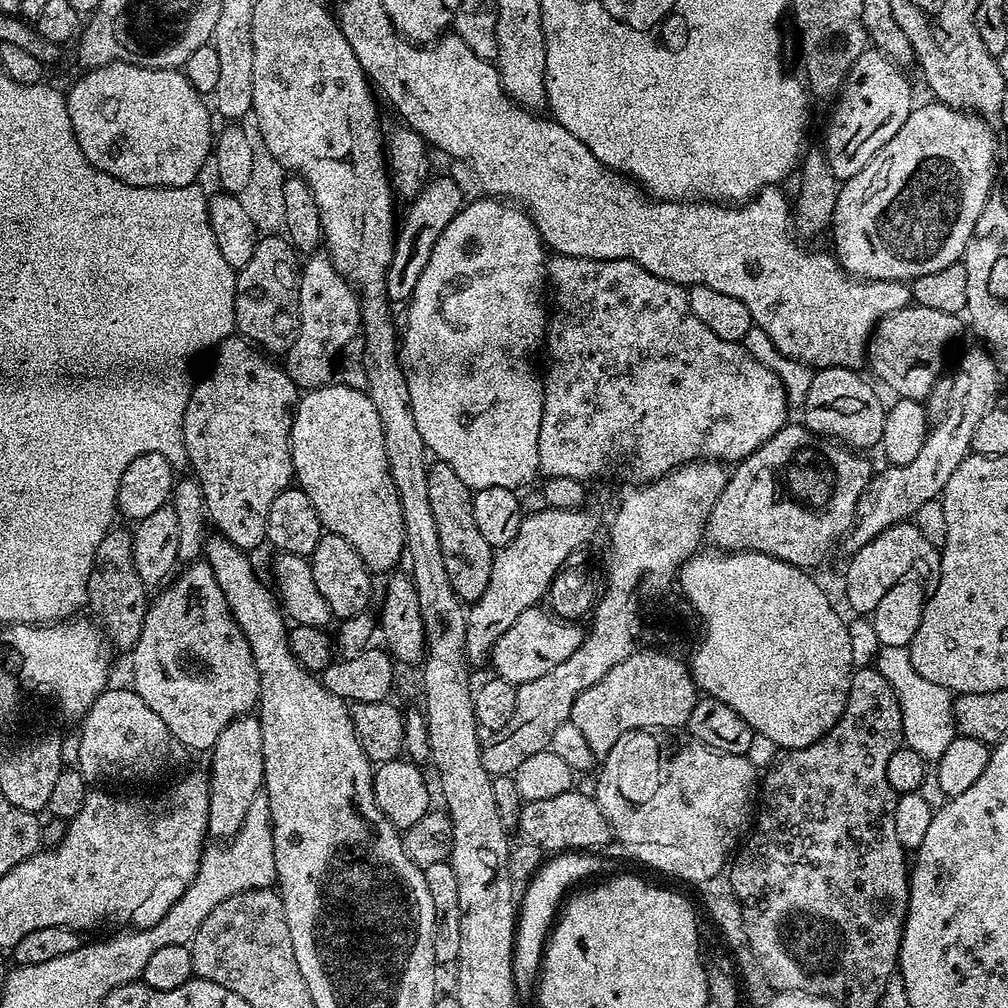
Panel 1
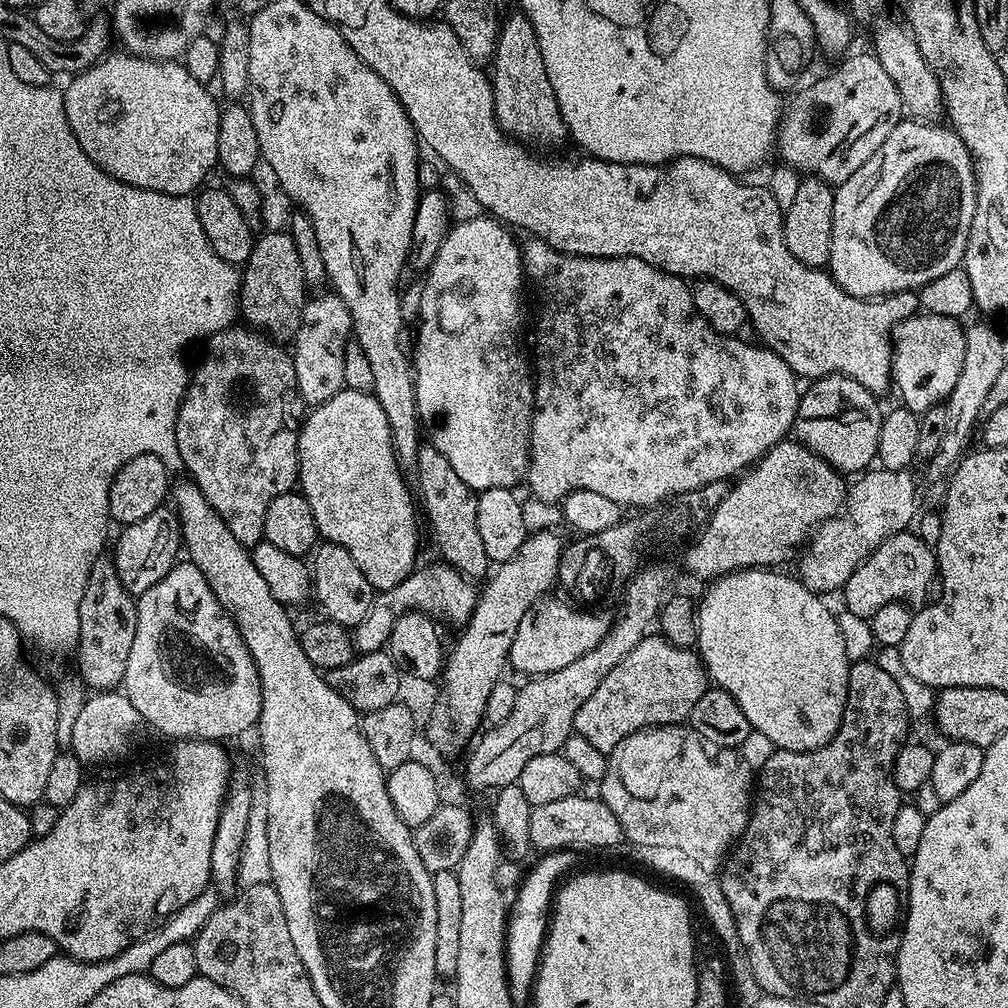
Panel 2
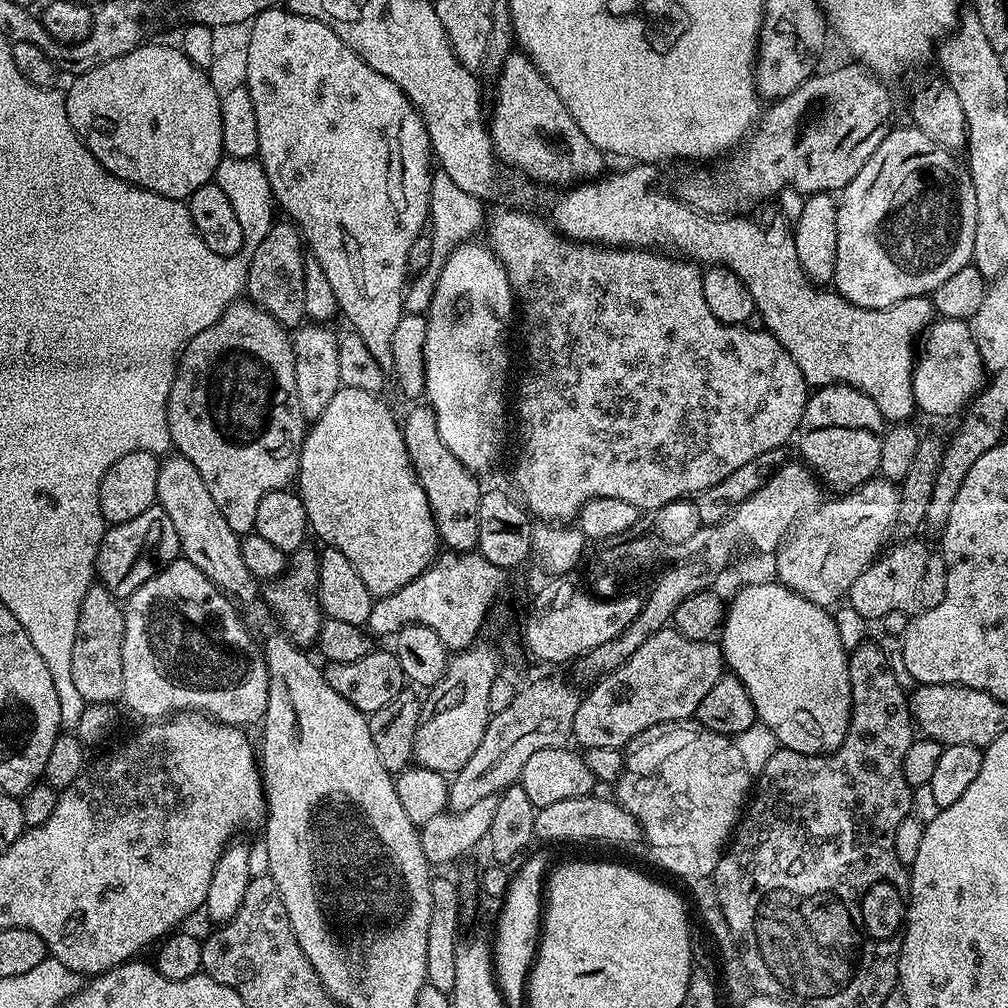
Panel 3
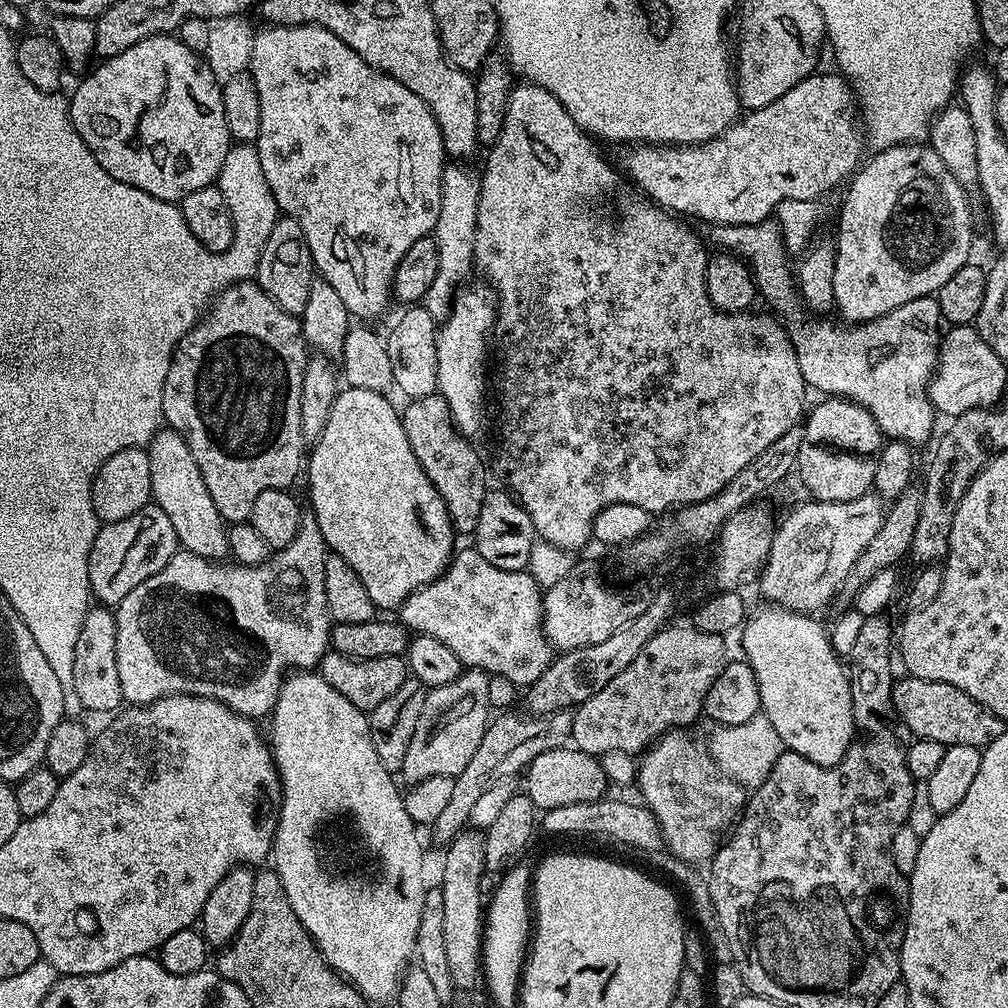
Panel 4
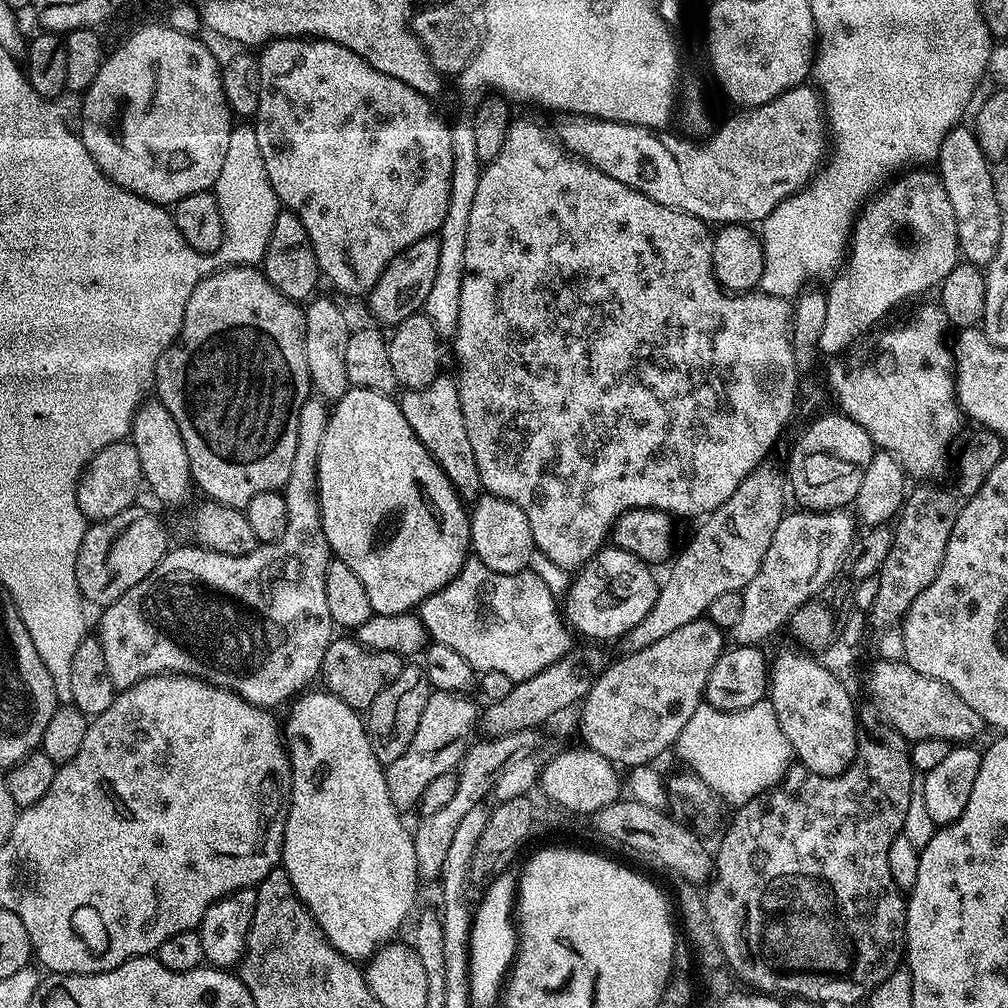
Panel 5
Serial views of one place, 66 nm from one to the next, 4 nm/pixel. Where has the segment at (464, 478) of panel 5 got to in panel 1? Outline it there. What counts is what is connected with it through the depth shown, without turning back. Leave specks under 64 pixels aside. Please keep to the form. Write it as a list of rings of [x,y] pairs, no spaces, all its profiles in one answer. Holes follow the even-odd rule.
[[[436,462],[428,469],[426,482],[430,493],[430,510],[434,510],[434,523],[438,525],[438,542],[442,546],[442,566],[450,578],[452,588],[461,601],[474,602],[482,598],[490,582],[494,549],[482,538],[478,522],[474,522],[472,509],[473,489],[465,486],[462,478],[450,466]]]

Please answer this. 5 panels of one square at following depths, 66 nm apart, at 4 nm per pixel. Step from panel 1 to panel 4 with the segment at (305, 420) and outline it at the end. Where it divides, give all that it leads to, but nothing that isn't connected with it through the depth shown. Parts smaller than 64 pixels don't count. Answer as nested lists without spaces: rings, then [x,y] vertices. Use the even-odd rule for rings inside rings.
[[[345,387],[337,395],[334,402],[334,410],[330,410],[330,418],[326,418],[326,426],[322,430],[322,434],[311,445],[310,455],[306,460],[308,496],[312,499],[310,511],[316,516],[318,528],[322,532],[322,538],[325,539],[327,544],[327,551],[338,558],[342,558],[349,564],[350,570],[354,570],[354,574],[358,574],[358,578],[362,578],[362,586],[366,586],[366,594],[370,594],[370,598],[376,604],[377,609],[380,610],[384,610],[384,608],[399,609],[402,601],[411,592],[426,586],[431,580],[437,580],[444,573],[445,568],[448,566],[448,561],[454,555],[454,547],[452,548],[454,533],[452,531],[452,523],[450,522],[450,514],[446,510],[446,504],[442,502],[438,490],[434,490],[430,478],[426,478],[426,470],[422,470],[418,458],[414,458],[414,450],[410,450],[410,438],[406,438],[406,430],[404,429],[401,413],[398,411],[398,408],[395,408],[387,400],[388,398],[383,392],[371,392],[370,390]]]

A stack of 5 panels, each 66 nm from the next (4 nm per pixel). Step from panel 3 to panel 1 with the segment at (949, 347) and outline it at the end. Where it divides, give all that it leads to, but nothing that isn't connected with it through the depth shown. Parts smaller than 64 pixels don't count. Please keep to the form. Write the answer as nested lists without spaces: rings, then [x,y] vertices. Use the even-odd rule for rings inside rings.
[[[917,303],[884,316],[868,341],[867,363],[870,368],[872,364],[873,374],[886,387],[896,391],[897,397],[923,401],[945,371],[944,351],[960,332],[958,321],[955,315],[930,310]]]

